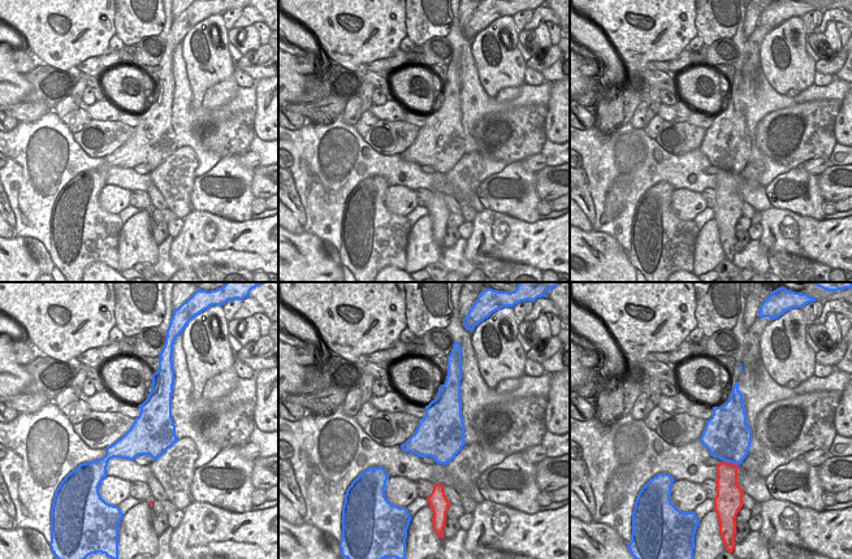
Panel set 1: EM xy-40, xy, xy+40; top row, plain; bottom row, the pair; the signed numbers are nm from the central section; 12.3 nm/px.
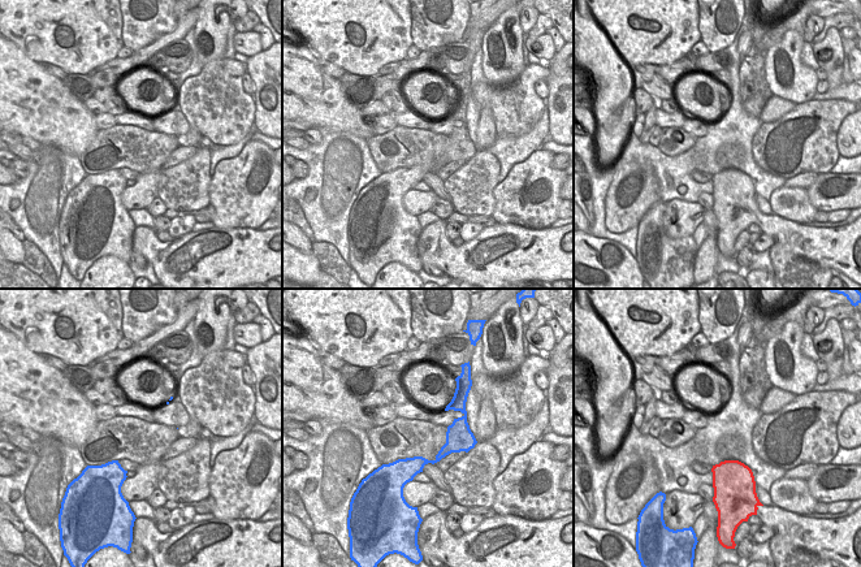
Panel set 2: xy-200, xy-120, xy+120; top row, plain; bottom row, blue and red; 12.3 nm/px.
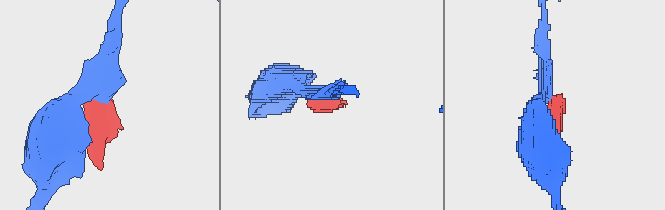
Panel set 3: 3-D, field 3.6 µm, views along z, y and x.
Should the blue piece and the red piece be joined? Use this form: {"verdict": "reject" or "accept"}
{"verdict": "reject"}

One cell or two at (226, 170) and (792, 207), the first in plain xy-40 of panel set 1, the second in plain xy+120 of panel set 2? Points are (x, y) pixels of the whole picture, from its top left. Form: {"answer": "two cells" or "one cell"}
{"answer": "one cell"}

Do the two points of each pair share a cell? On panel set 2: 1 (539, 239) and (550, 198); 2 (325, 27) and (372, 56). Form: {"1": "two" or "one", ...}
{"1": "two", "2": "one"}

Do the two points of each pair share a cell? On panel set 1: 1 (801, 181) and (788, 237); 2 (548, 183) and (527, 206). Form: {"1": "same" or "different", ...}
{"1": "different", "2": "different"}

